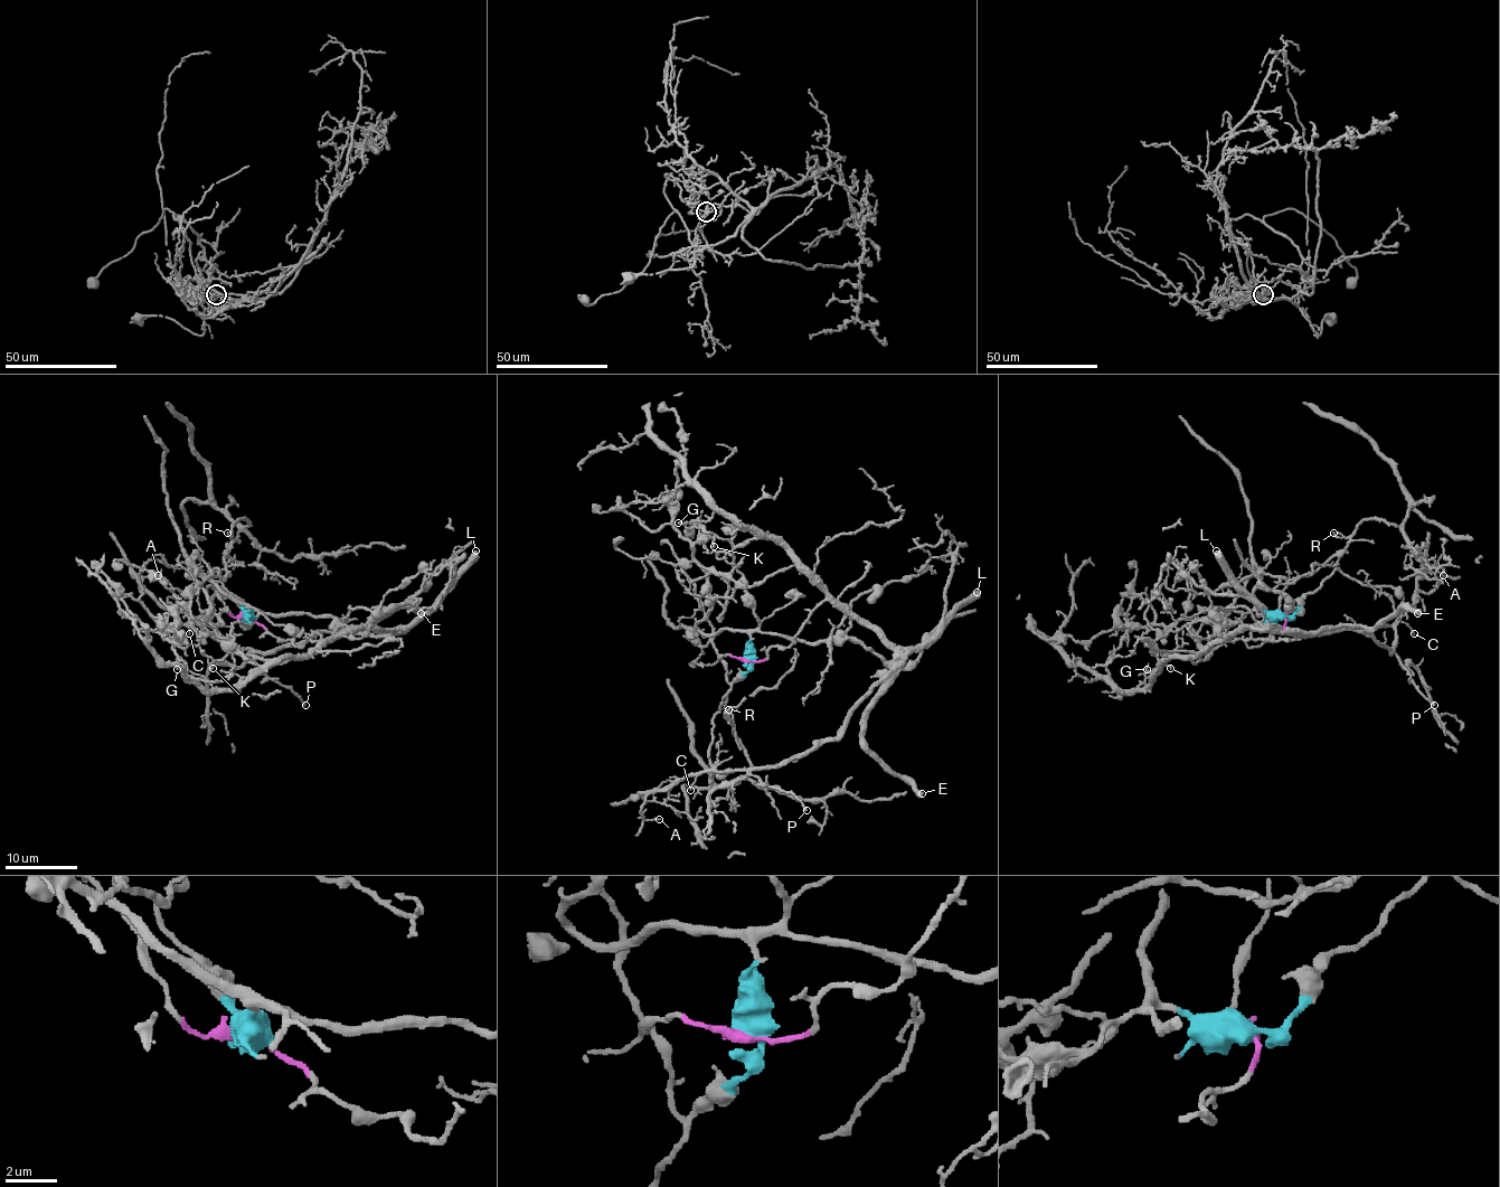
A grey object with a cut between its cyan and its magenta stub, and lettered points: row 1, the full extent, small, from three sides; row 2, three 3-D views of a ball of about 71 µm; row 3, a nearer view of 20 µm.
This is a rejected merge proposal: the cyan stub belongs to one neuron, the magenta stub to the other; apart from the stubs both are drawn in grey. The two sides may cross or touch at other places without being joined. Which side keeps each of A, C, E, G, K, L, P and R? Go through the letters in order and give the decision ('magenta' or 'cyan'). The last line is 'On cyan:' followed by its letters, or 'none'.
A: magenta
C: magenta
E: magenta
G: magenta
K: magenta
L: magenta
P: magenta
R: cyan
On cyan: R

